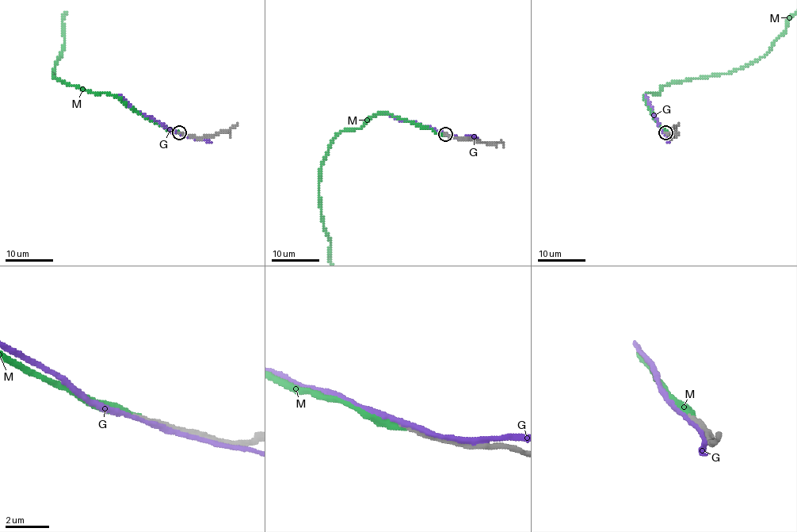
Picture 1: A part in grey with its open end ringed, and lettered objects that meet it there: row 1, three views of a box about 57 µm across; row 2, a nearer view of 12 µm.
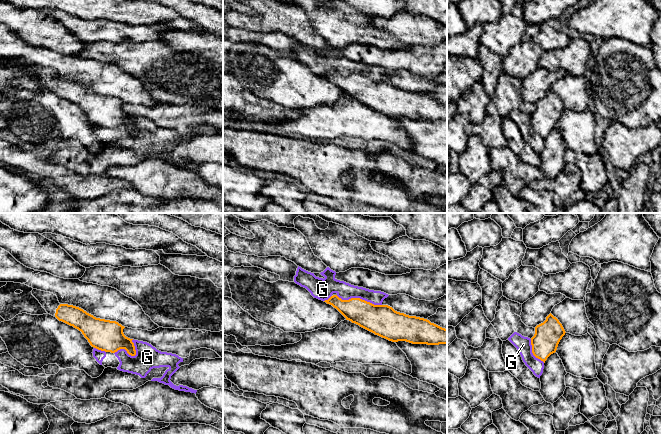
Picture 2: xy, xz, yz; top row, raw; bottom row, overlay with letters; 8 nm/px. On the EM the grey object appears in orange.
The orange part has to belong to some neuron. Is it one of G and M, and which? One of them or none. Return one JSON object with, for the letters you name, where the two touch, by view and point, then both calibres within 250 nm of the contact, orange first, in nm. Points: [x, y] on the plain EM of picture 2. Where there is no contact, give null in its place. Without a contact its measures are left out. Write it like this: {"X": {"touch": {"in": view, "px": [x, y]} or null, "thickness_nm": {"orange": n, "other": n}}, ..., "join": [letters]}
{"M": {"touch": null}, "join": ["M"]}

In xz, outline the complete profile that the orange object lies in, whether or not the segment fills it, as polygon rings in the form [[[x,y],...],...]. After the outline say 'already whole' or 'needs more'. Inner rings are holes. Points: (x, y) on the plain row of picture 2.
[[[337,71],[325,76],[346,96],[392,118],[447,120],[447,105],[429,96],[395,87],[388,81],[374,81],[360,74],[342,76]]] | already whole

